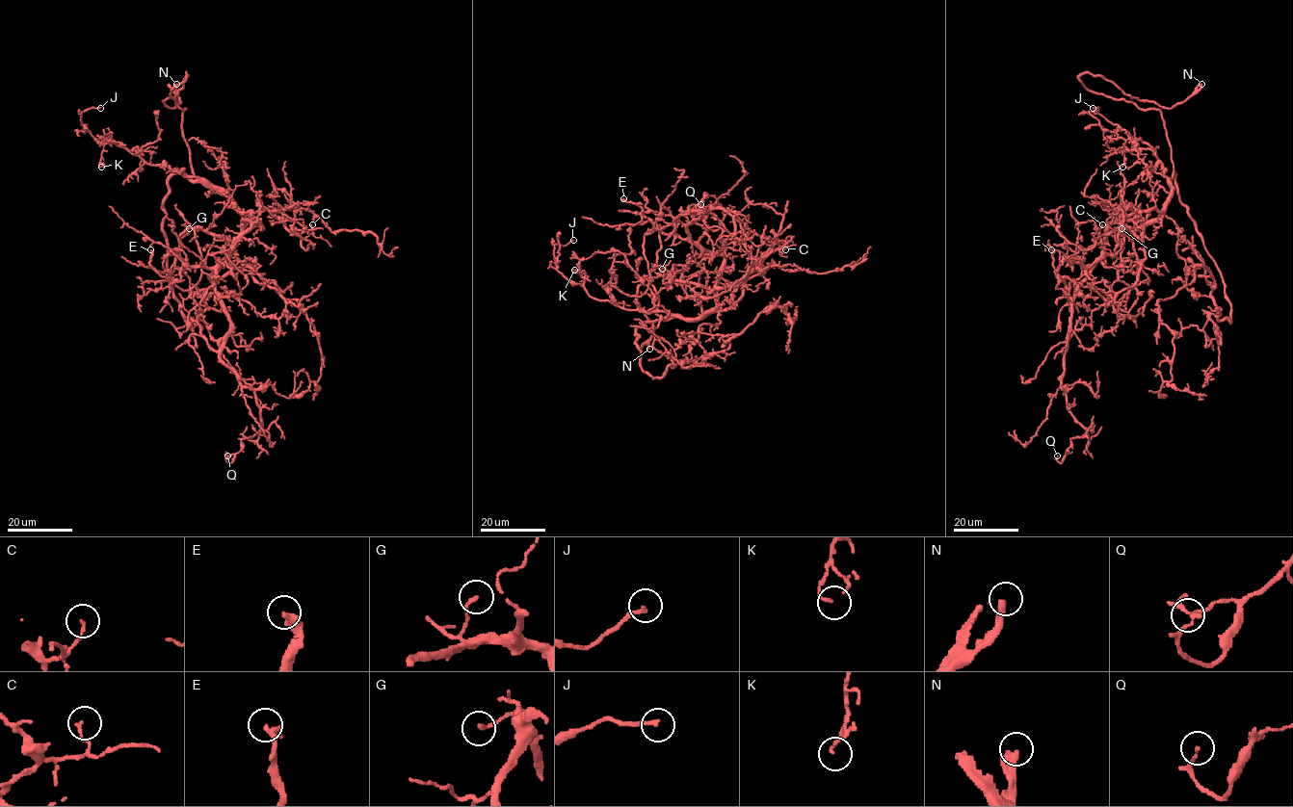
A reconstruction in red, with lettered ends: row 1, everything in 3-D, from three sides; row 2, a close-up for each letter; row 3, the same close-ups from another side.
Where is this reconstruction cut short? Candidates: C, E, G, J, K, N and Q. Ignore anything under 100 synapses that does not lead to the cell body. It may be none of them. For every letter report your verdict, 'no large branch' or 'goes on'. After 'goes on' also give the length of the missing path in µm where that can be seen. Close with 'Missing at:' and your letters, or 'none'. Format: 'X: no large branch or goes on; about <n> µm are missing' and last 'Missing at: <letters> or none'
C: no large branch
E: no large branch
G: no large branch
J: no large branch
K: no large branch
N: goes on; about 6 µm are missing
Q: no large branch
Missing at: N

